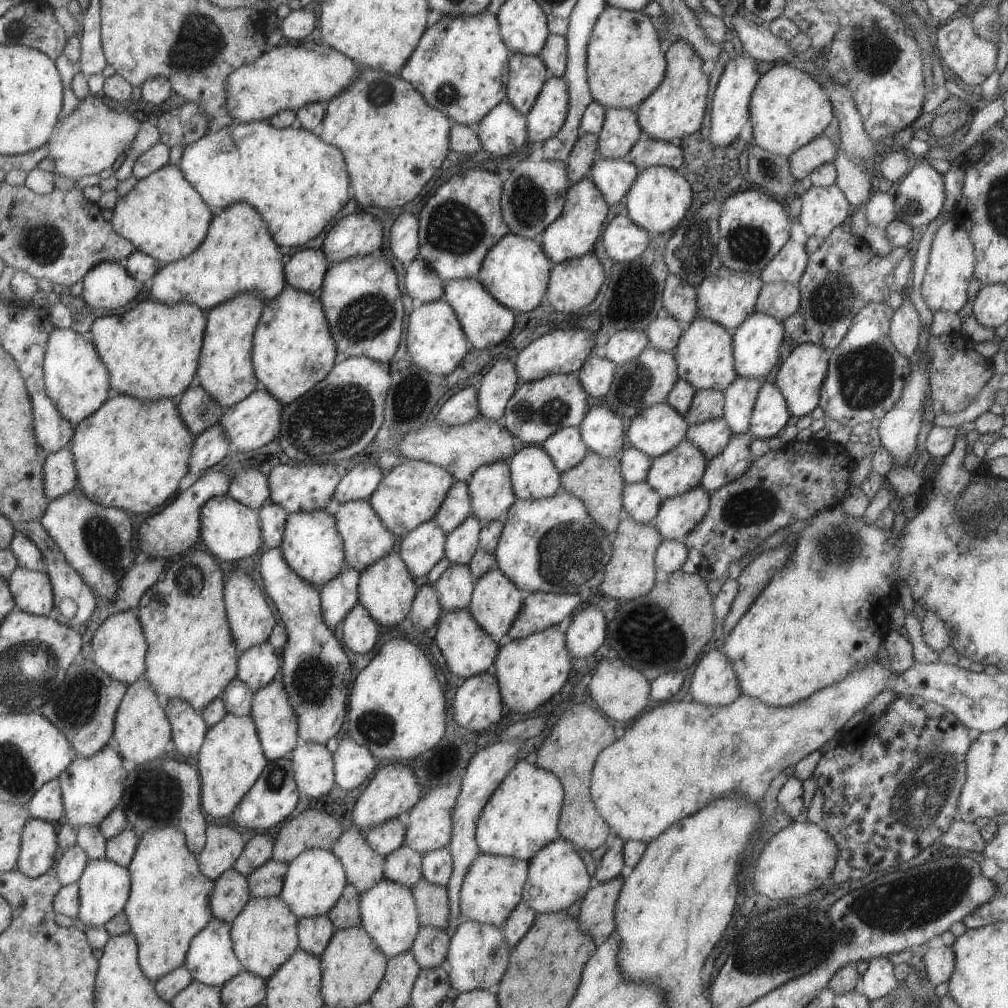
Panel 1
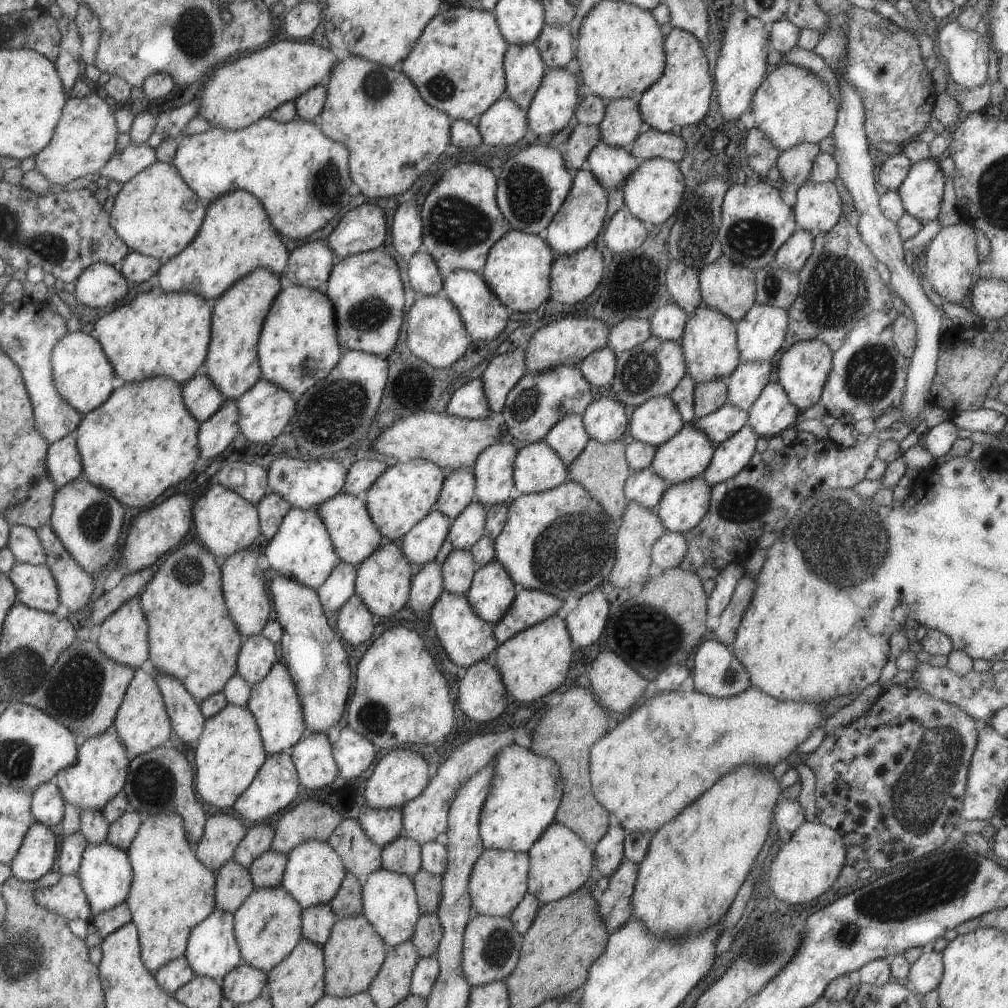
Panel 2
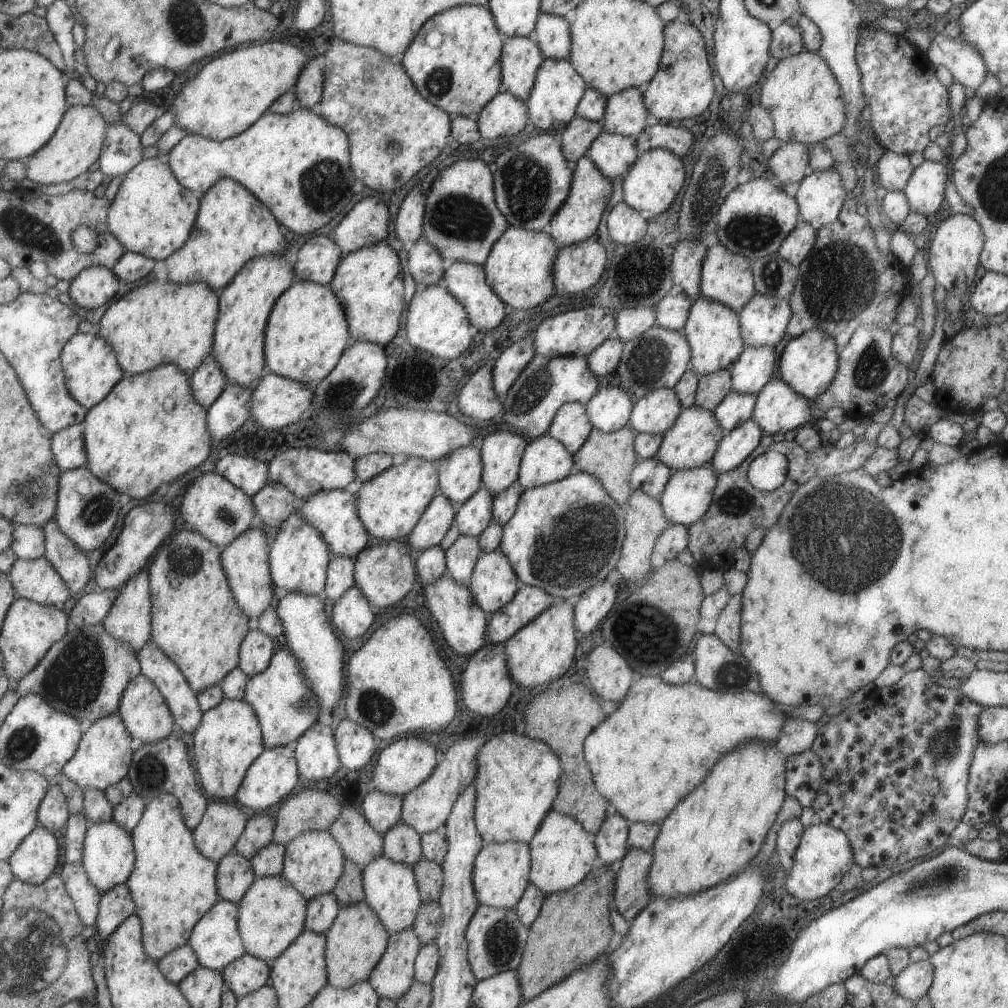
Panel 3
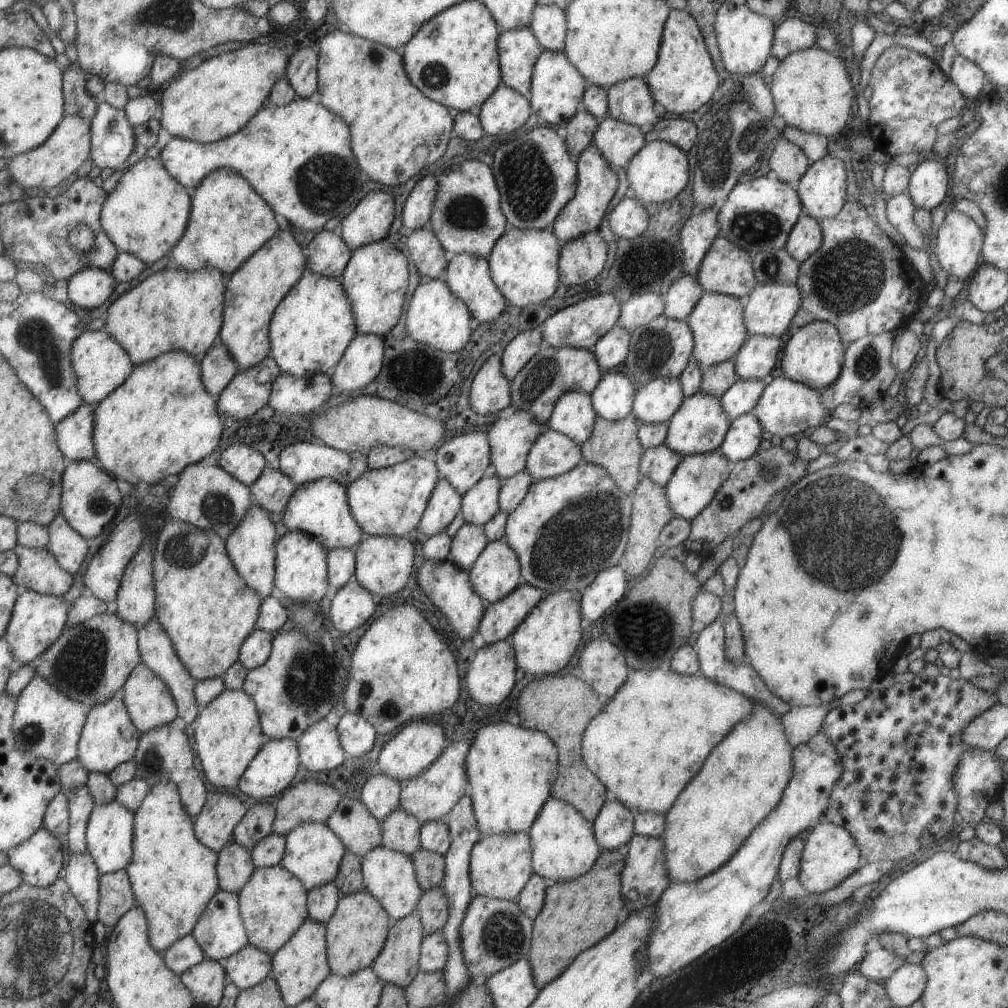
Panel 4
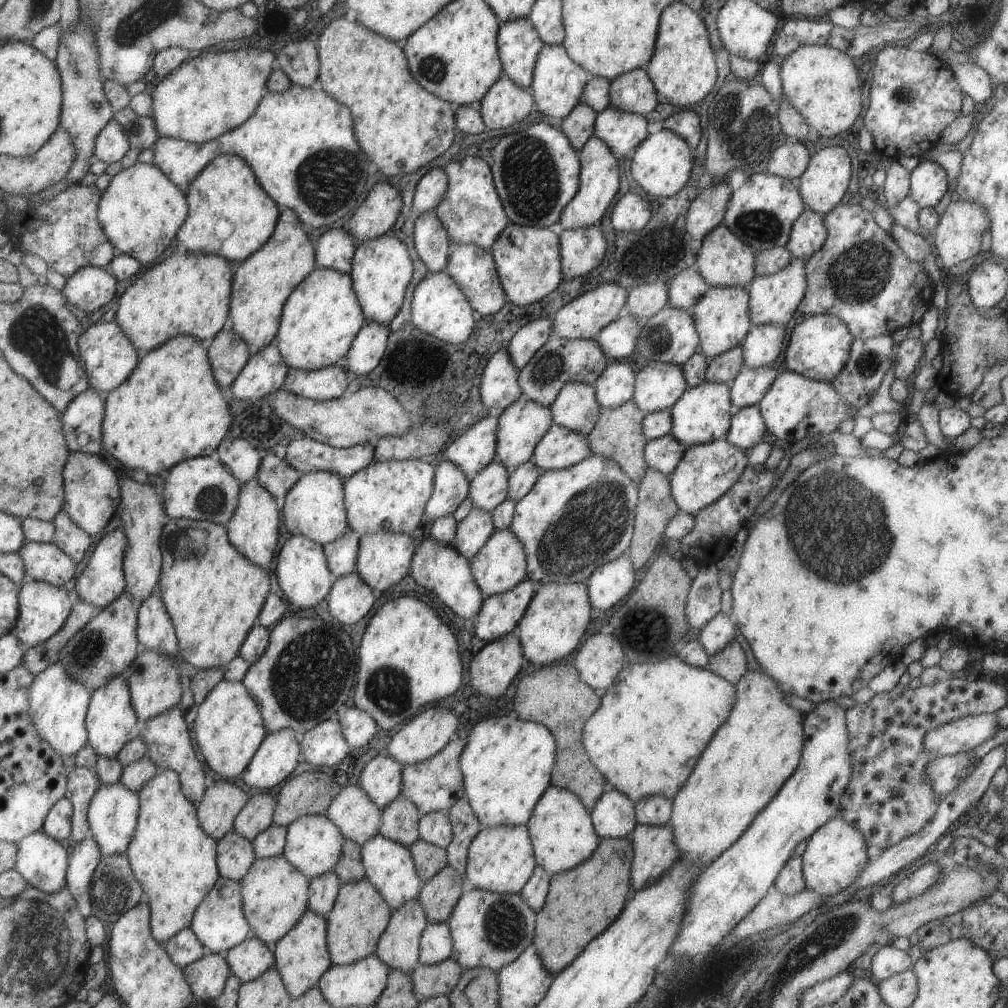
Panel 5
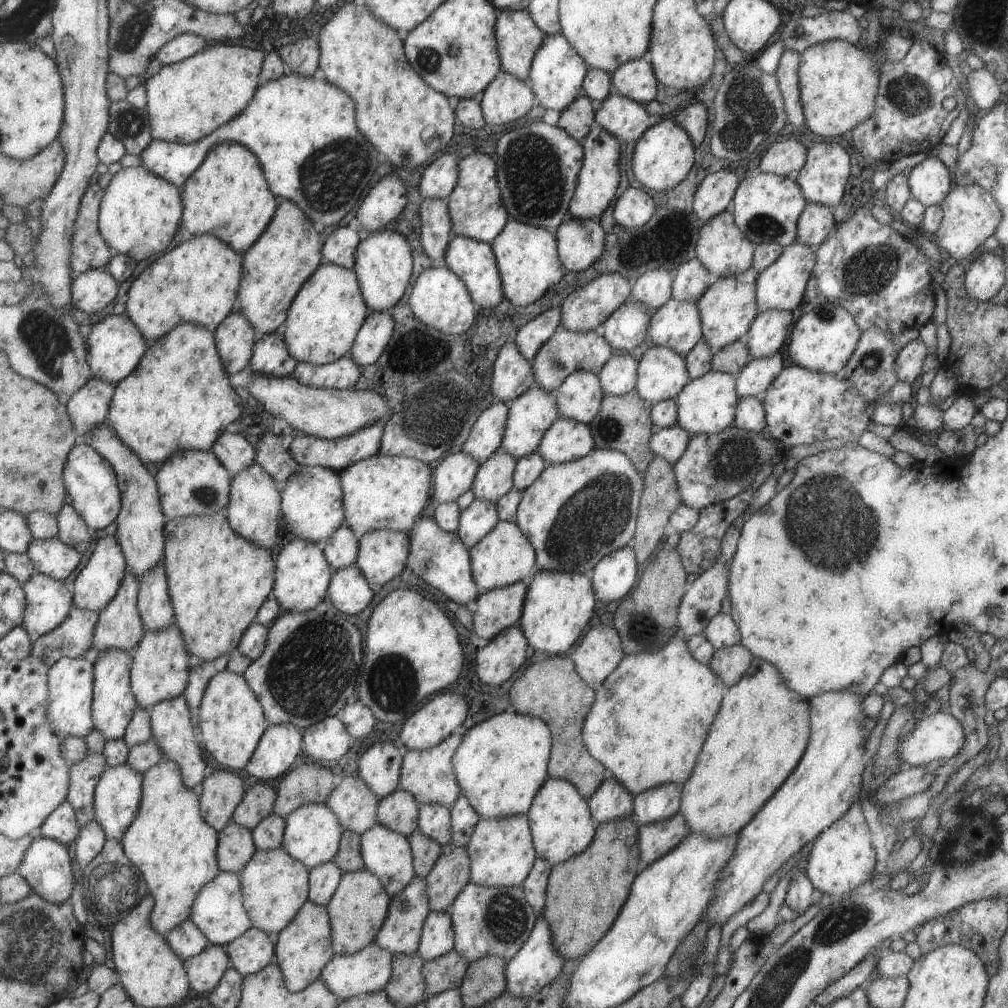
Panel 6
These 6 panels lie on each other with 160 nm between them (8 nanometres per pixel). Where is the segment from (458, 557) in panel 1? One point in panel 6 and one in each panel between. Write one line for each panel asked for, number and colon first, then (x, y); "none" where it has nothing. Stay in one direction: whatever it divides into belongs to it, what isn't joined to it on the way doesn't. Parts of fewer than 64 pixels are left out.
2: (467, 527)
3: (474, 514)
4: (479, 504)
5: (489, 486)
6: (493, 478)

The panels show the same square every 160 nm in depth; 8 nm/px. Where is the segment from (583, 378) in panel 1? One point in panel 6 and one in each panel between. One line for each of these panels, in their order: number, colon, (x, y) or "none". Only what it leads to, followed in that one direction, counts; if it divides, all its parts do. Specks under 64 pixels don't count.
2: (598, 367)
3: (603, 359)
4: (610, 349)
5: (617, 339)
6: (625, 328)

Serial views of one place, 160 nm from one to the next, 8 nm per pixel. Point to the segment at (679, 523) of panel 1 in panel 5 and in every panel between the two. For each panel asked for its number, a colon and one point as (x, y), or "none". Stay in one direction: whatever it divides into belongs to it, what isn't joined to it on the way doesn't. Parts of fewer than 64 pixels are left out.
2: (683, 504)
3: (688, 493)
4: (696, 478)
5: (705, 472)

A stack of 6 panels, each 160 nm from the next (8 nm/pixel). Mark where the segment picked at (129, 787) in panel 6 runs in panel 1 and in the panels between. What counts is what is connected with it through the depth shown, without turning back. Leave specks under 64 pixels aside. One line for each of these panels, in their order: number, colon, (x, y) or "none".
1: (103, 887)
2: (105, 873)
3: (107, 853)
4: (108, 834)
5: (112, 812)

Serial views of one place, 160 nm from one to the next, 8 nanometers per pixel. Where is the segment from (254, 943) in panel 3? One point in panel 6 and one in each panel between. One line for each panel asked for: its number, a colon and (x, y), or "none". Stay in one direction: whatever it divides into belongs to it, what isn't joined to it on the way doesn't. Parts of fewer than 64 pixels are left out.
4: (272, 903)
5: (274, 894)
6: (274, 885)

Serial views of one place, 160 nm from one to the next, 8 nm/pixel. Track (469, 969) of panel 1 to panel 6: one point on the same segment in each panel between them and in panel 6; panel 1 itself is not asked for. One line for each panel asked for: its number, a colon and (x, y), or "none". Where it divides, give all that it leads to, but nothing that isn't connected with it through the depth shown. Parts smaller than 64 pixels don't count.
2: (490, 947)
3: (495, 938)
4: (494, 933)
5: (489, 930)
6: (486, 921)

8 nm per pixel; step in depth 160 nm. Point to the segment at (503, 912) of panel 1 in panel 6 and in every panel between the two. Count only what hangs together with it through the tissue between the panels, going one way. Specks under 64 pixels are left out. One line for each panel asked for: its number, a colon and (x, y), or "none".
2: (497, 882)
3: (500, 871)
4: (499, 866)
5: (500, 859)
6: (501, 853)

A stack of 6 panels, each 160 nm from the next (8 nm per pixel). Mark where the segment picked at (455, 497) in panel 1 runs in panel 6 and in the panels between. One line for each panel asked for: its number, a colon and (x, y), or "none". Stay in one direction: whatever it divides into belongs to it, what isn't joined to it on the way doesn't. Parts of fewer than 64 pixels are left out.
2: (457, 491)
3: (459, 472)
4: (461, 461)
5: (471, 451)
6: (484, 438)

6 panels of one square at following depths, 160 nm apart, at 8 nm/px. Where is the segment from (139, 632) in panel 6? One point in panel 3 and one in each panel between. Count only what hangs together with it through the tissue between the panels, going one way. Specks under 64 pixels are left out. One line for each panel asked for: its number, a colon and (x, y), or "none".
3: (83, 674)
4: (88, 662)
5: (103, 648)

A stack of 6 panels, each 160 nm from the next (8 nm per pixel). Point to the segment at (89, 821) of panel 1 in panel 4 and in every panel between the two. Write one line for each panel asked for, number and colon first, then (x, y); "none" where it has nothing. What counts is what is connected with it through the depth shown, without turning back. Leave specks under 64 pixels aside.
2: (98, 773)
3: (103, 755)
4: (108, 738)

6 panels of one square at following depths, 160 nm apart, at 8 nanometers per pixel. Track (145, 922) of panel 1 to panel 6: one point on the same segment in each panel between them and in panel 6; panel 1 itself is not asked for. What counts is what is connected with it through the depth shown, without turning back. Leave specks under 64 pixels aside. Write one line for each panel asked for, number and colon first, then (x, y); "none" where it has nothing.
2: (171, 891)
3: (172, 884)
4: (172, 875)
5: (174, 861)
6: (174, 849)

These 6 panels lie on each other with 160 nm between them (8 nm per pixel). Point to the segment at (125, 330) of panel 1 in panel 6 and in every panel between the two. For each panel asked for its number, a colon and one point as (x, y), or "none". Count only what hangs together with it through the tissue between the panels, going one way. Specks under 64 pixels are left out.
2: (168, 334)
3: (157, 323)
4: (172, 309)
5: (190, 292)
6: (197, 281)

